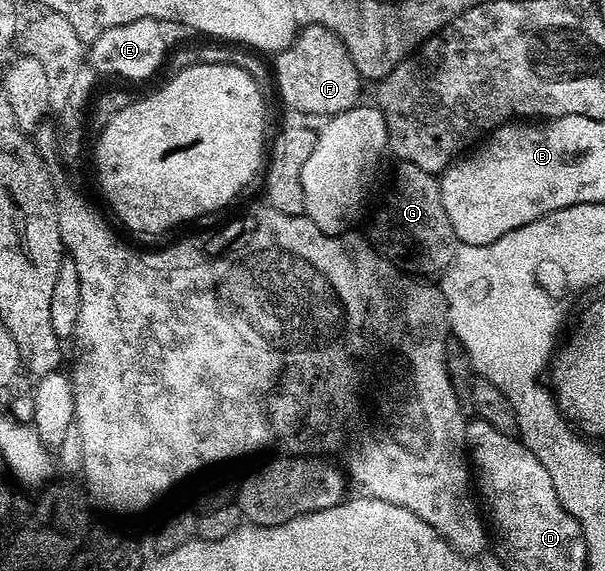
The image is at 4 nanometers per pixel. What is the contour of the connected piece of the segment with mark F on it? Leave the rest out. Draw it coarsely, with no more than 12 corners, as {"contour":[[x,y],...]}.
{"contour":[[308,26],[271,73],[286,107],[318,116],[362,101],[347,44]]}

